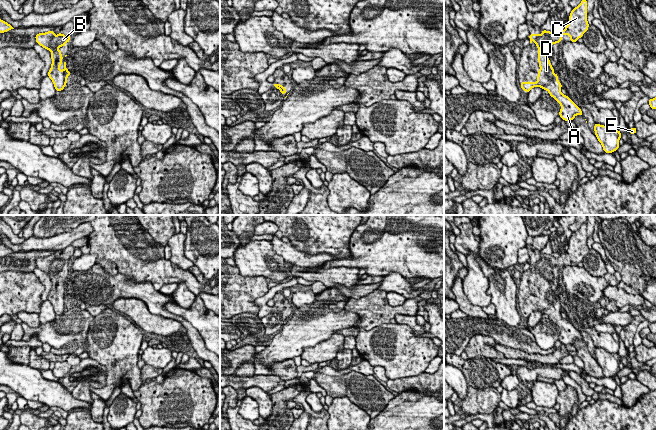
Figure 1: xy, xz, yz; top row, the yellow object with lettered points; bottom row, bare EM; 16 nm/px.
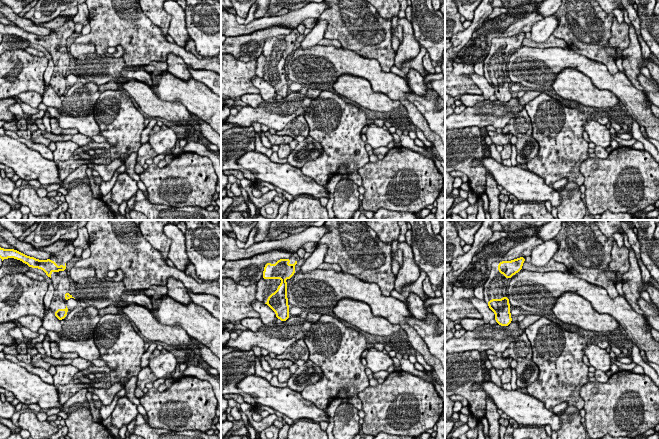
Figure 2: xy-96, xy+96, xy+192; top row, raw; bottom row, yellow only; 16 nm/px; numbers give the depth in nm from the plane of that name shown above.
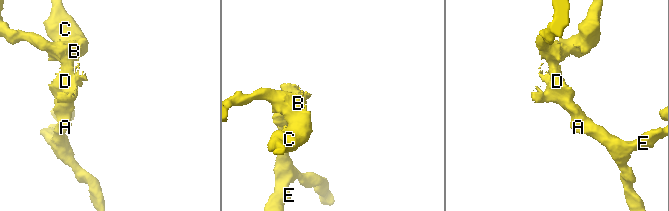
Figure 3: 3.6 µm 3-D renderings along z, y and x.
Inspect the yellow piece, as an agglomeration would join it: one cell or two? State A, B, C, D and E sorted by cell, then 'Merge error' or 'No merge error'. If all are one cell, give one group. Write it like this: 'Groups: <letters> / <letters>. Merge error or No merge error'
Groups: A B C D E. No merge error

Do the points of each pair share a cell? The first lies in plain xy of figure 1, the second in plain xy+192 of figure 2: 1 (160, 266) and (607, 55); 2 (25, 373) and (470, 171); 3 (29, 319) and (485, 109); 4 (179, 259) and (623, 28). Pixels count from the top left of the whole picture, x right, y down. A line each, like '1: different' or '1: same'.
1: same
2: different
3: different
4: different

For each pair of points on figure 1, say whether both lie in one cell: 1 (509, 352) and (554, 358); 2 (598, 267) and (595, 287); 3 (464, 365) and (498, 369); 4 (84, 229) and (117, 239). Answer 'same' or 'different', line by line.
1: same
2: different
3: same
4: different

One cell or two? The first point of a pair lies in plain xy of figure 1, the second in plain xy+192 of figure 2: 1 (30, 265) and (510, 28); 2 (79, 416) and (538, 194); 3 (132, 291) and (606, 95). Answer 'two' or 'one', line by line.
1: one
2: two
3: two

